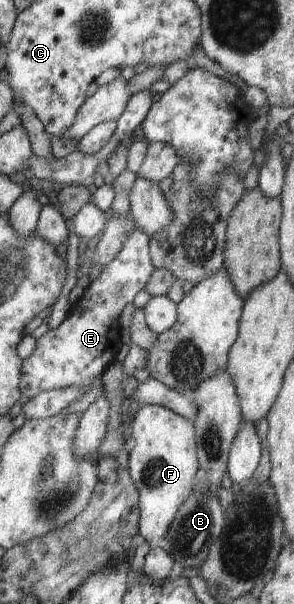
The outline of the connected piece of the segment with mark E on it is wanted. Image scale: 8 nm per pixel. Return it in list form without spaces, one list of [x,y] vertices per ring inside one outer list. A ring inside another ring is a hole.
[[[134,228],[118,256],[102,267],[98,278],[92,280],[82,295],[82,312],[74,310],[54,330],[40,339],[28,359],[22,361],[20,374],[21,394],[28,398],[44,391],[60,390],[70,386],[86,386],[100,380],[104,369],[115,357],[121,341],[118,319],[121,312],[132,304],[136,294],[145,289],[155,266],[149,251],[149,236]]]

